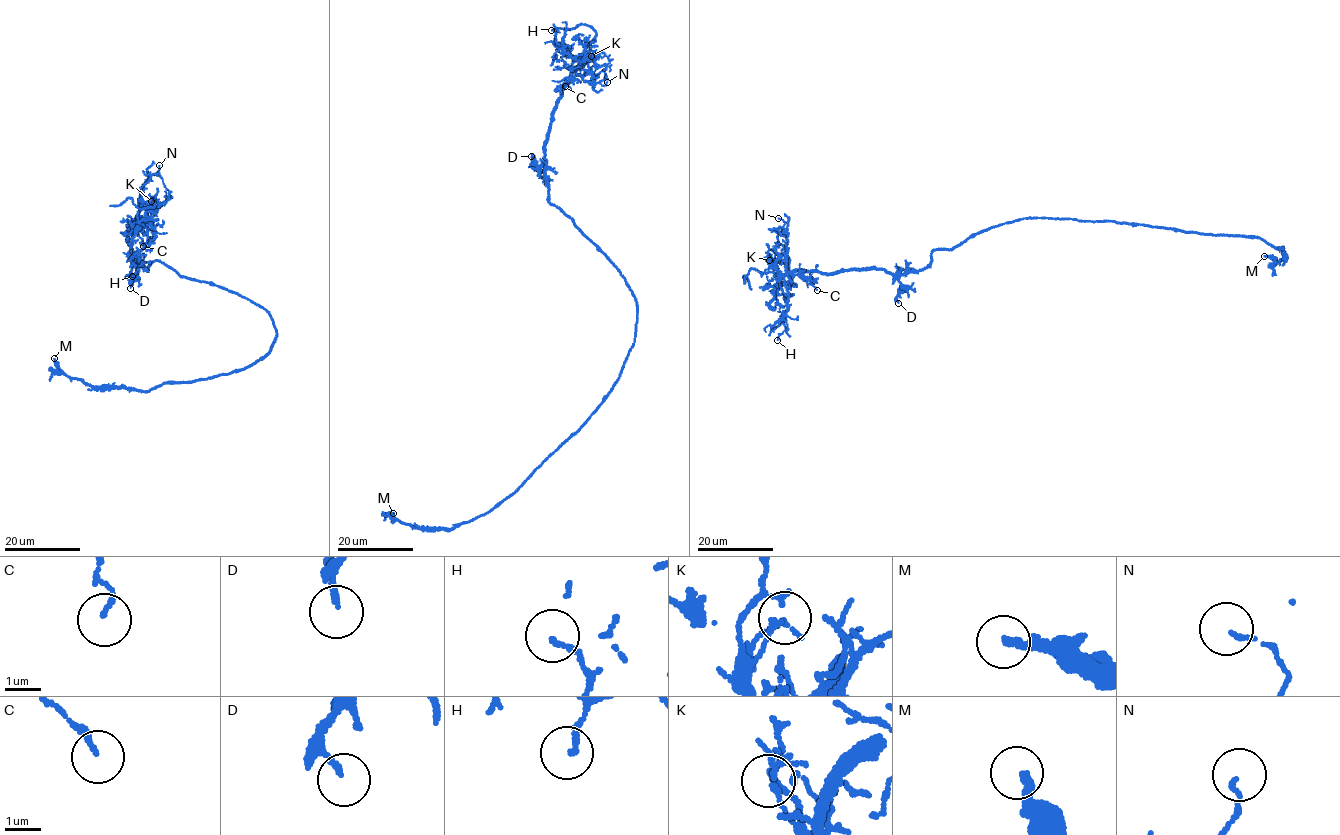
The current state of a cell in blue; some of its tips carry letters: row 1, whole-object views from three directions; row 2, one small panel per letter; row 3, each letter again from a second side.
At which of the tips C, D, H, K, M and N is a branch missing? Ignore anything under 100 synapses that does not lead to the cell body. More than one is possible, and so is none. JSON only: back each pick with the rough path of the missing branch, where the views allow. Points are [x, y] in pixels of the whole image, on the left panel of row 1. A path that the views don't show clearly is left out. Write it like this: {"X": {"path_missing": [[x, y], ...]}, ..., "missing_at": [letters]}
{"missing_at": []}

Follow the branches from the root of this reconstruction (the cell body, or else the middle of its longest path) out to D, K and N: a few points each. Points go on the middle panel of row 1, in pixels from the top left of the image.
D: (636, 299), (625, 277), (606, 254), (574, 224), (574, 220), (550, 202), (545, 169), (531, 156)
K: (636, 299), (619, 269), (574, 220), (552, 204), (548, 195), (544, 142), (551, 114), (579, 63), (591, 56)
N: (636, 299), (606, 254), (550, 202), (546, 177), (544, 142), (570, 71), (584, 81), (607, 82)

